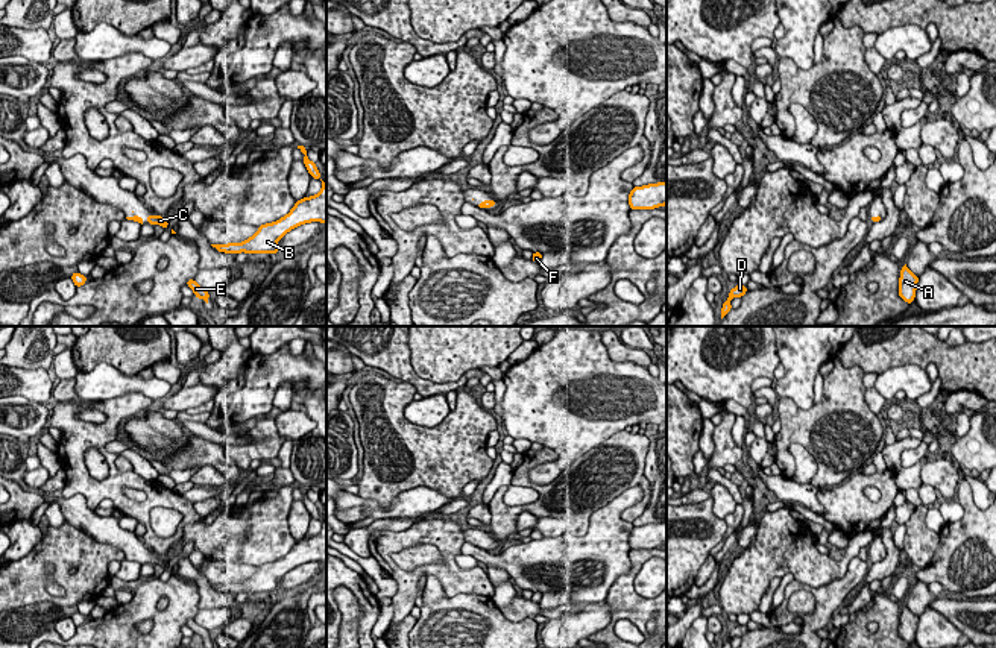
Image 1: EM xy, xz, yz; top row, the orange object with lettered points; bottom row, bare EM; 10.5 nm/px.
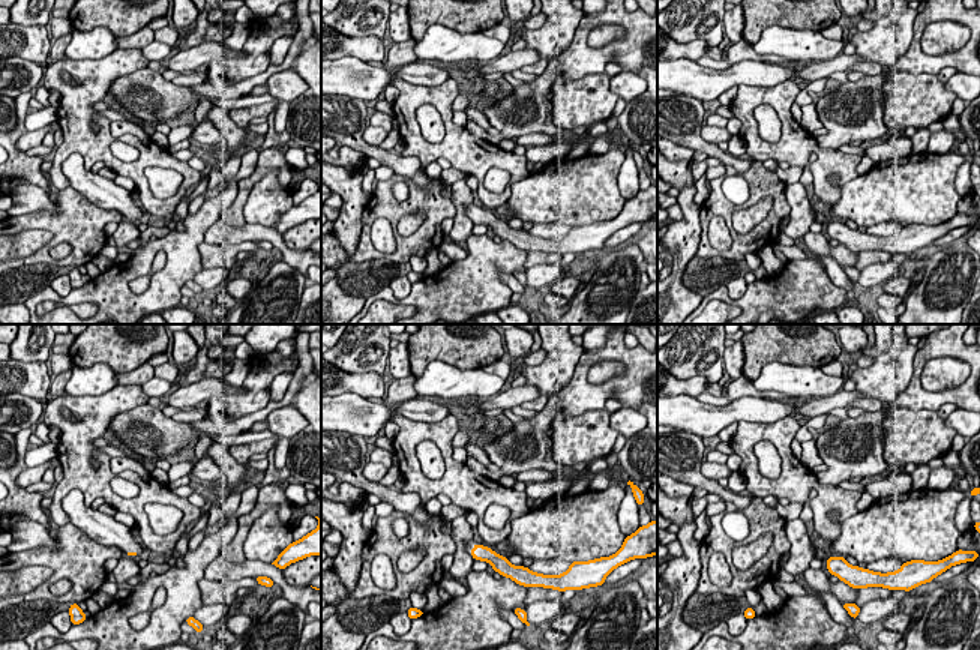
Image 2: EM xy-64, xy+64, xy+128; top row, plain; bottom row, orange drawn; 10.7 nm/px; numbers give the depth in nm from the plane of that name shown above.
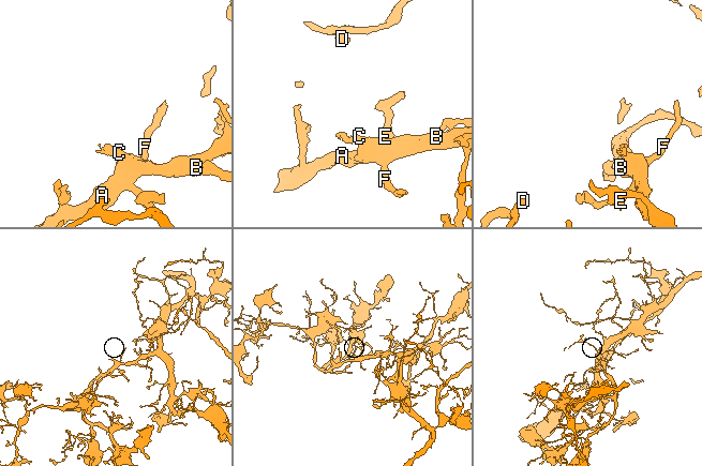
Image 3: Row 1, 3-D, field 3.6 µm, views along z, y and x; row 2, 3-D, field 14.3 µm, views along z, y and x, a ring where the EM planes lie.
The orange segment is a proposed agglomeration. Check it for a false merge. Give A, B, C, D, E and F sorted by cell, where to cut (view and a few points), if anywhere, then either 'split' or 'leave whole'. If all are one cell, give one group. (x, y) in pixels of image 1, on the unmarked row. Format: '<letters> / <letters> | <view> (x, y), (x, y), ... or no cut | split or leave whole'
A B C D E F | no cut | leave whole

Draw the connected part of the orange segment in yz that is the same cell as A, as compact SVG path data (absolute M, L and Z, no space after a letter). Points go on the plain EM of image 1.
M906 604L900 610L899 636L909 643L914 642L919 616L916 616Z

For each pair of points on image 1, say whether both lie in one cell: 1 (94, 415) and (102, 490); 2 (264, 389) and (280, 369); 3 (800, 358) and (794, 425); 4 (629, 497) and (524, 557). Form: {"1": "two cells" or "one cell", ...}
{"1": "two cells", "2": "one cell", "3": "two cells", "4": "one cell"}

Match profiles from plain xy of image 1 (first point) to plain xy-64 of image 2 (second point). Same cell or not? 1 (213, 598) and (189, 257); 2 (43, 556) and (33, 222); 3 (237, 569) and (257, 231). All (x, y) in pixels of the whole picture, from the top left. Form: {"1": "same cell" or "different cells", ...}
{"1": "different cells", "2": "same cell", "3": "same cell"}

